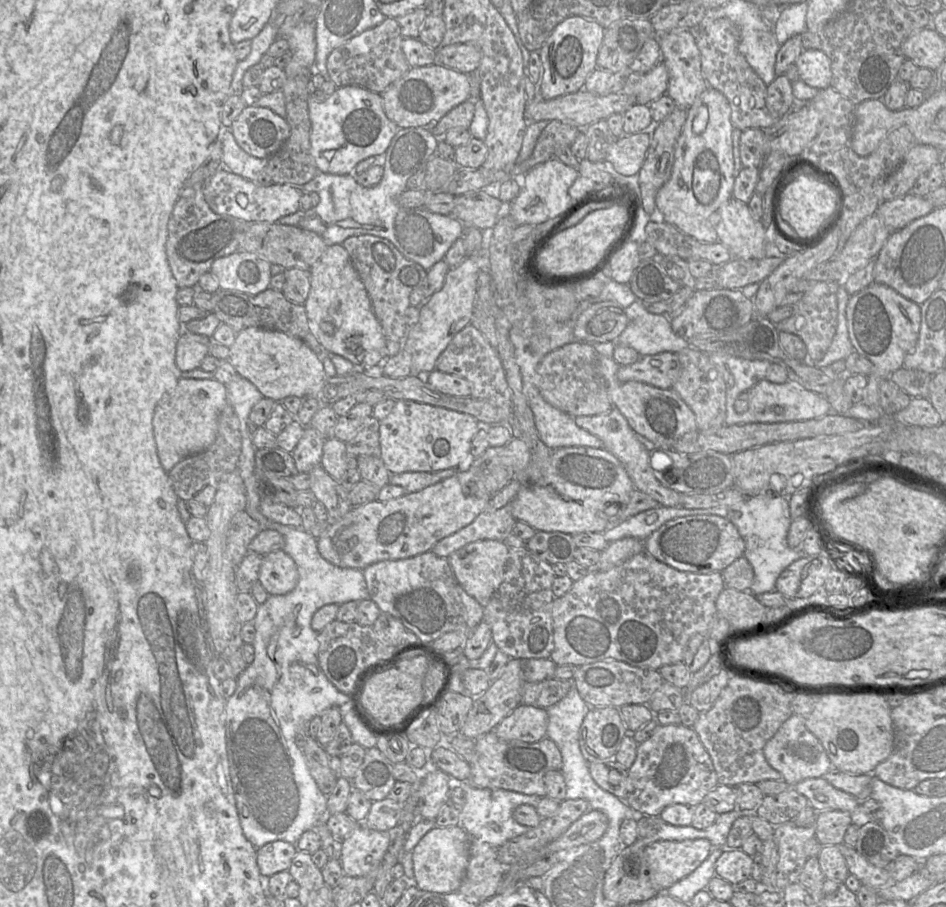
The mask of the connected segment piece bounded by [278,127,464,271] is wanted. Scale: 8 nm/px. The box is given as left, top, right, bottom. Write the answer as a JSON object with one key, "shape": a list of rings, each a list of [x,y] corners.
{"shape":[[[425,127],[399,128],[383,156],[370,156],[378,158],[378,163],[384,168],[382,180],[376,186],[364,187],[360,185],[356,181],[355,174],[335,175],[318,172],[312,180],[302,186],[304,193],[316,192],[318,194],[319,203],[317,206],[309,210],[299,209],[293,214],[280,218],[278,223],[313,231],[323,238],[327,246],[342,244],[348,237],[364,234],[382,237],[392,242],[406,258],[418,263],[428,271],[444,258],[454,242],[461,237],[464,225],[453,216],[432,213],[426,208],[402,207],[398,198],[407,189],[408,179],[420,169],[425,169],[427,161],[432,156],[438,155],[438,142],[438,137],[435,137]]]}

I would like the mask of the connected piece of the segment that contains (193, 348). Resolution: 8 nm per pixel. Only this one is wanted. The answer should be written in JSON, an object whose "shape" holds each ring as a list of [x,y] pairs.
{"shape":[[[182,331],[175,350],[175,363],[181,372],[200,367],[203,358],[209,354],[210,338],[204,335]]]}

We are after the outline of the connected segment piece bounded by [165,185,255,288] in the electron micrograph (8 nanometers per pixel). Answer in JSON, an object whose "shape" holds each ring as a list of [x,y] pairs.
{"shape":[[[202,185],[184,186],[168,221],[165,244],[168,263],[178,287],[196,287],[200,276],[210,272],[214,260],[238,251],[242,235],[252,223],[255,222],[212,211],[204,198]]]}

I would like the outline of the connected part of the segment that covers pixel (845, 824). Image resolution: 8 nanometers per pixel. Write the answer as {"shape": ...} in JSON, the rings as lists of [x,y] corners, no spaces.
{"shape":[[[824,810],[817,812],[815,819],[815,837],[822,846],[843,843],[844,835],[852,823],[850,812]]]}

